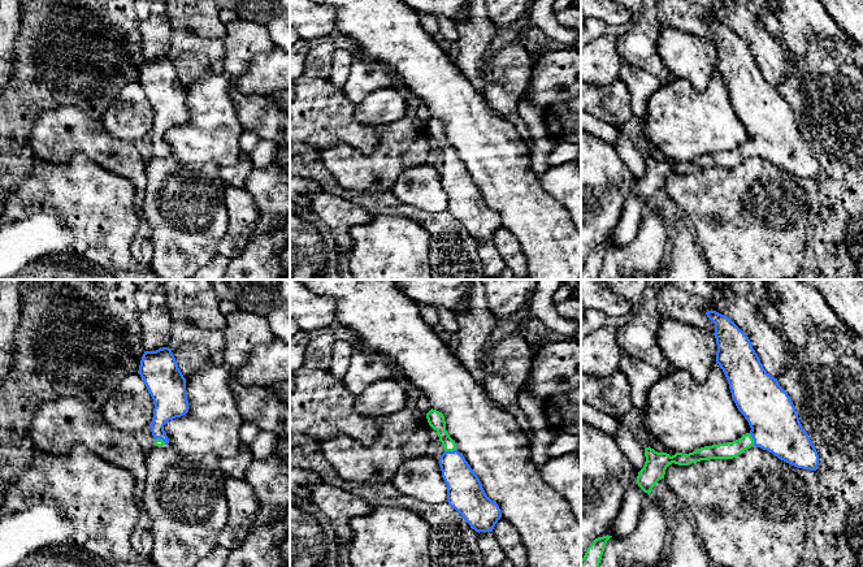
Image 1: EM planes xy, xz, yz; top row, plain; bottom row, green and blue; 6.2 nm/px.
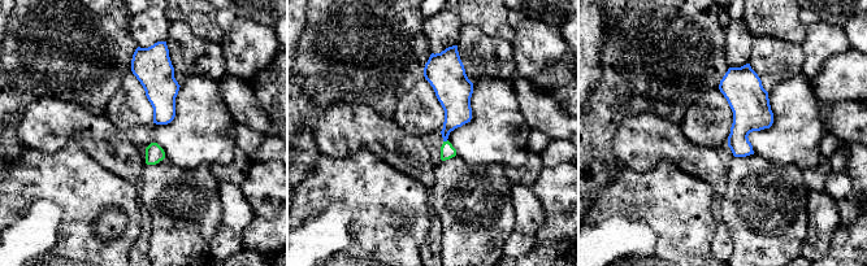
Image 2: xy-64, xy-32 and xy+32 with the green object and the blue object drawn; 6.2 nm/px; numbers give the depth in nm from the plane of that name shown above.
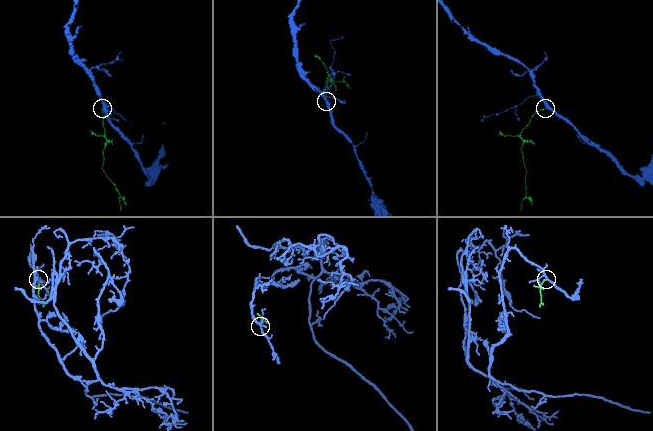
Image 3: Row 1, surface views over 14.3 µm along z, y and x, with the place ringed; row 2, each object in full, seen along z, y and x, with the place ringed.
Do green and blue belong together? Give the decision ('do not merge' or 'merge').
merge

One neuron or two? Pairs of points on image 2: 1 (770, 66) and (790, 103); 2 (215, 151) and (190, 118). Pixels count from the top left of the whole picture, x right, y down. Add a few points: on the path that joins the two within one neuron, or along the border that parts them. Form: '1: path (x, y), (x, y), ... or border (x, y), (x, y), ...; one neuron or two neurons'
1: border (801, 72), (780, 81), (768, 92); two neurons
2: path (212, 142), (208, 132), (199, 123); one neuron

